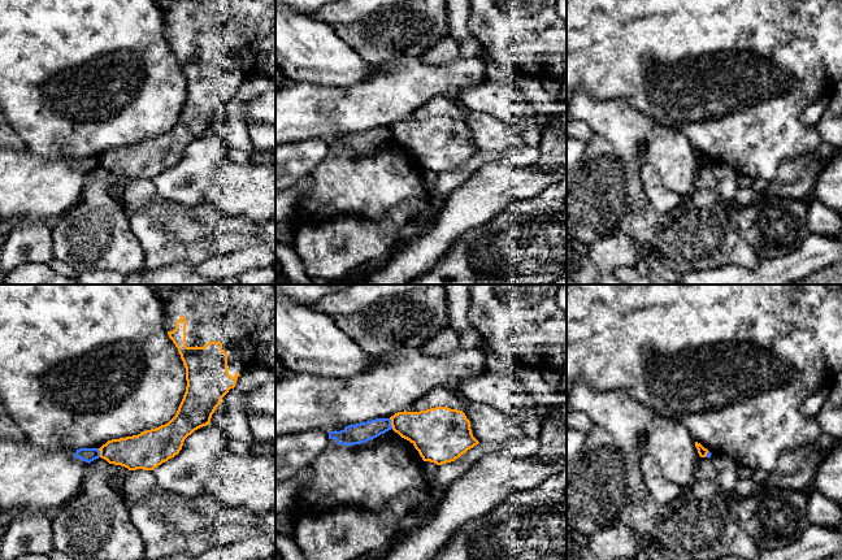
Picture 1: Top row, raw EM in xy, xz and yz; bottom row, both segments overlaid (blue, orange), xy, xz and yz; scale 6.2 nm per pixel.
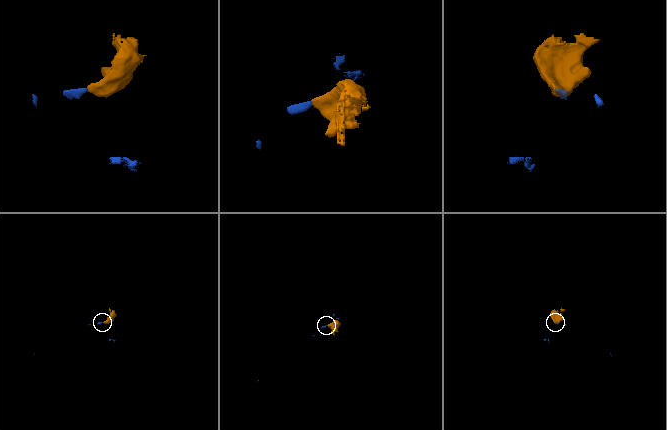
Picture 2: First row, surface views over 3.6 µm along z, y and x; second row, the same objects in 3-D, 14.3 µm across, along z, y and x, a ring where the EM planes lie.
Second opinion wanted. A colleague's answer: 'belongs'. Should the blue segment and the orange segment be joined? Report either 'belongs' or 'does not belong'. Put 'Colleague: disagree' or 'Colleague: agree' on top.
Colleague: disagree
does not belong

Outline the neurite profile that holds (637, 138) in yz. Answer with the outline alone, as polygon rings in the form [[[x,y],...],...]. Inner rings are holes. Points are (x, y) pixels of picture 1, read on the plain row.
[[[577,87],[567,105],[567,121],[585,122],[635,166],[652,165],[664,186],[681,197],[695,192],[695,177],[702,166],[686,135],[657,123],[626,99],[595,100],[583,87]]]

